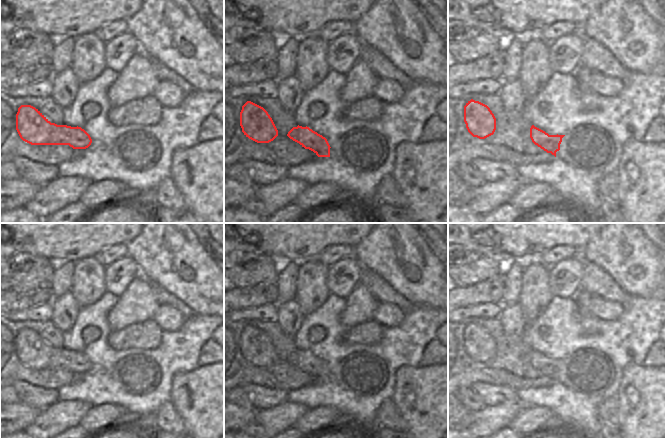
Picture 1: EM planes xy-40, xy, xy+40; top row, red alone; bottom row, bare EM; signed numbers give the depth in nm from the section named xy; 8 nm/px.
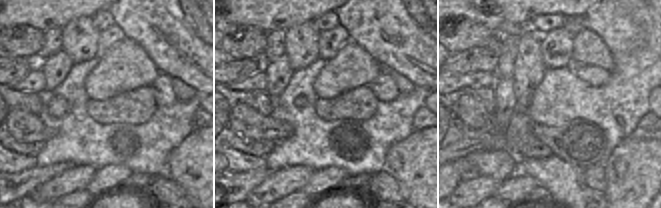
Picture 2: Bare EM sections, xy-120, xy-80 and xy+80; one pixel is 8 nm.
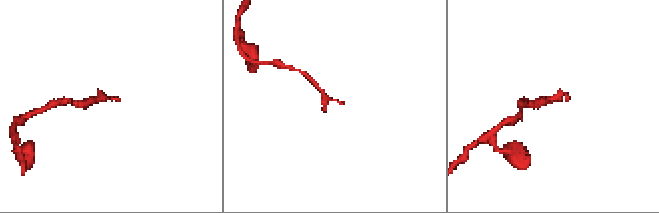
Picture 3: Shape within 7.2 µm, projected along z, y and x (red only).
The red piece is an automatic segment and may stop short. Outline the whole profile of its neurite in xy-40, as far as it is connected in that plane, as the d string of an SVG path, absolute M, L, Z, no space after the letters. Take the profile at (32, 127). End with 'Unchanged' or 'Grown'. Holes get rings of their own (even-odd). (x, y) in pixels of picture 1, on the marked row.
M21 105L16 114L16 130L20 138L31 145L69 145L73 149L86 149L92 139L89 132L97 132L113 141L119 141L121 138L127 139L126 144L120 144L120 150L116 152L126 167L134 171L145 171L154 167L160 160L162 146L155 135L144 130L144 125L138 127L126 127L117 129L117 135L111 135L103 131L98 124L98 116L86 121L86 129L81 127L71 127L67 125L57 125L51 123L38 109L31 105Z. Grown.

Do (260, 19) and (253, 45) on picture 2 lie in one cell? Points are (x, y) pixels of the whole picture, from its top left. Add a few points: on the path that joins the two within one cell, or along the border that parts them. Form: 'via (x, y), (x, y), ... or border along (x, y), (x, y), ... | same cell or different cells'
border along (235, 23), (258, 27), (267, 33) | different cells

